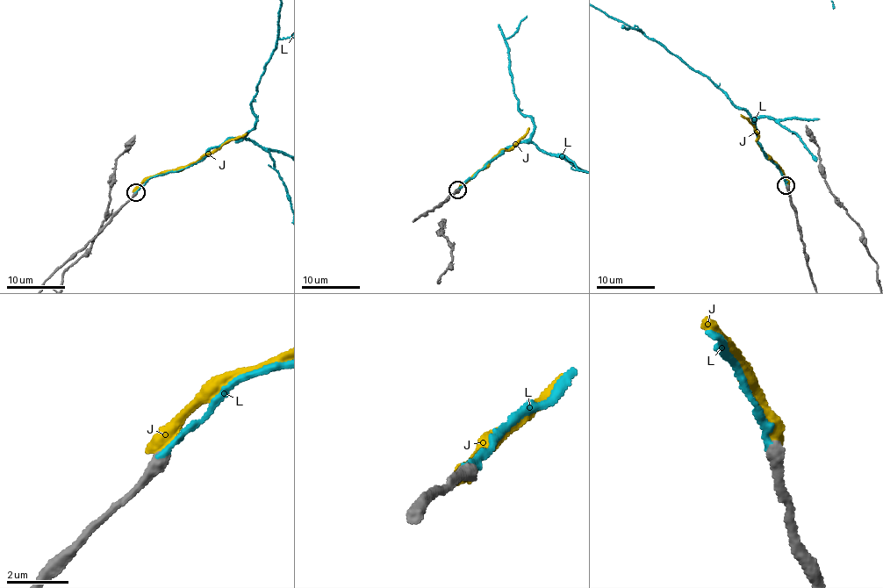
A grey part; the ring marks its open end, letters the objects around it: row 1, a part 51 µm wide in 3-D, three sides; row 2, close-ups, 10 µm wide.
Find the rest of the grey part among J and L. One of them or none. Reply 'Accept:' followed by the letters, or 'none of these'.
Accept: L

